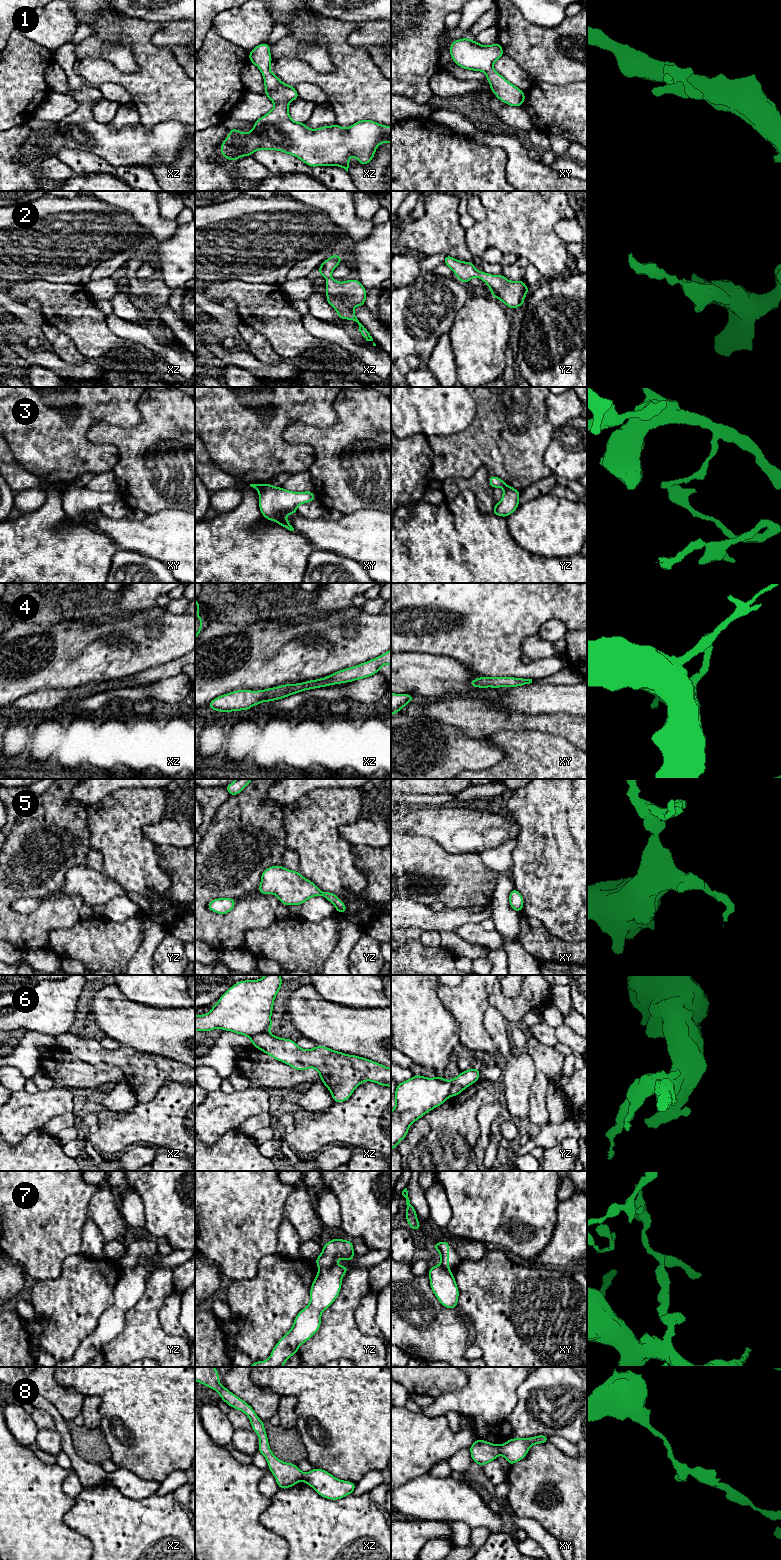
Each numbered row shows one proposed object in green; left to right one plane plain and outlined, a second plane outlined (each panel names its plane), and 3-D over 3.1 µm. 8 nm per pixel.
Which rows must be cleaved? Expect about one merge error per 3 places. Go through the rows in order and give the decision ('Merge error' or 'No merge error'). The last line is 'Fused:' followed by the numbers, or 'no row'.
1: No merge error
2: No merge error
3: Merge error
4: No merge error
5: No merge error
6: Merge error
7: Merge error
8: Merge error
Fused: 3, 6, 7, 8

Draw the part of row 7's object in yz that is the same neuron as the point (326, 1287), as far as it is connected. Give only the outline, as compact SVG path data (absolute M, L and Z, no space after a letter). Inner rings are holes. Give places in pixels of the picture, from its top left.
M349 1266L320 1267L310 1289L310 1303L296 1316L293 1326L272 1349L266 1361L252 1362L250 1367L283 1367L294 1354L298 1354L301 1344L308 1341L320 1328L321 1314L338 1297L342 1277Z

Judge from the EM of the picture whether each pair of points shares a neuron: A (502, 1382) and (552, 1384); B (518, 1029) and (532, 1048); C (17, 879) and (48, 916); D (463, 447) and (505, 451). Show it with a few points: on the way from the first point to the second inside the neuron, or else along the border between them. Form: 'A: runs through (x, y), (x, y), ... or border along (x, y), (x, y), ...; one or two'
A: border along (527, 1377), (517, 1388), (517, 1403), (515, 1405); two
B: border along (529, 1035), (525, 1049); two
C: runs through (28, 881), (48, 901), (48, 905); one
D: runs through (473, 447), (495, 447); one

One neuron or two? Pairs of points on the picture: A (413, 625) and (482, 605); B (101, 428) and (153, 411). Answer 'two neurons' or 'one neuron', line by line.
A: one neuron
B: one neuron

